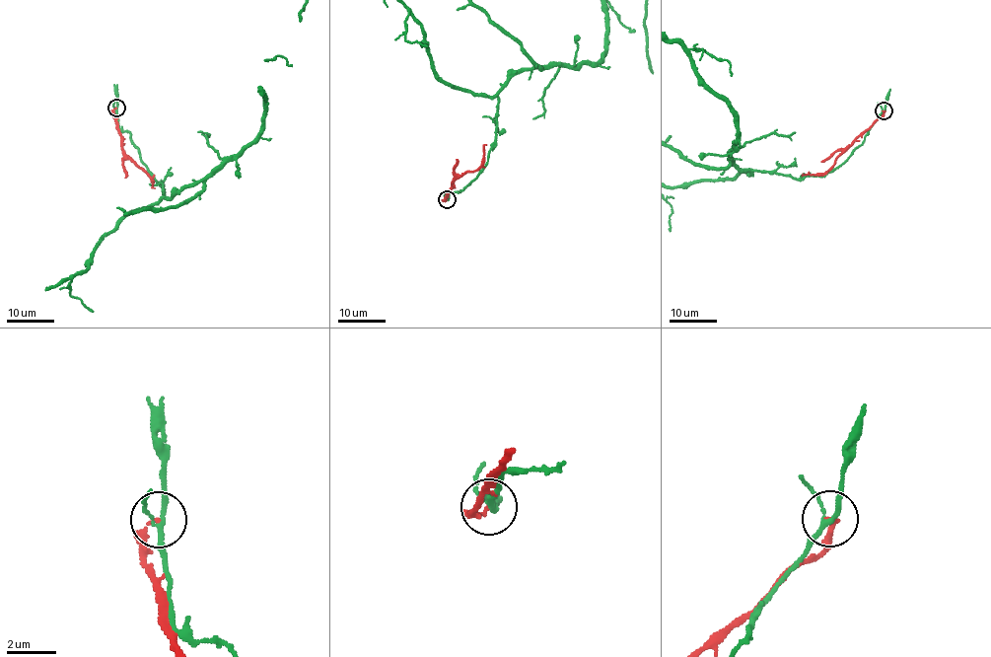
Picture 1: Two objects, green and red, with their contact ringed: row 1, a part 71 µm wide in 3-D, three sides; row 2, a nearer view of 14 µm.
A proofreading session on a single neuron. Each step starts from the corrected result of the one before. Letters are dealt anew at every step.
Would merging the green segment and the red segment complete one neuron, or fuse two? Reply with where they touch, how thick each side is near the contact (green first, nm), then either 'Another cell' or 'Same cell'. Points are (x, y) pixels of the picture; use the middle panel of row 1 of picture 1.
Place: (447, 199). Thickness 160 nm (green) against 110 nm. Another cell

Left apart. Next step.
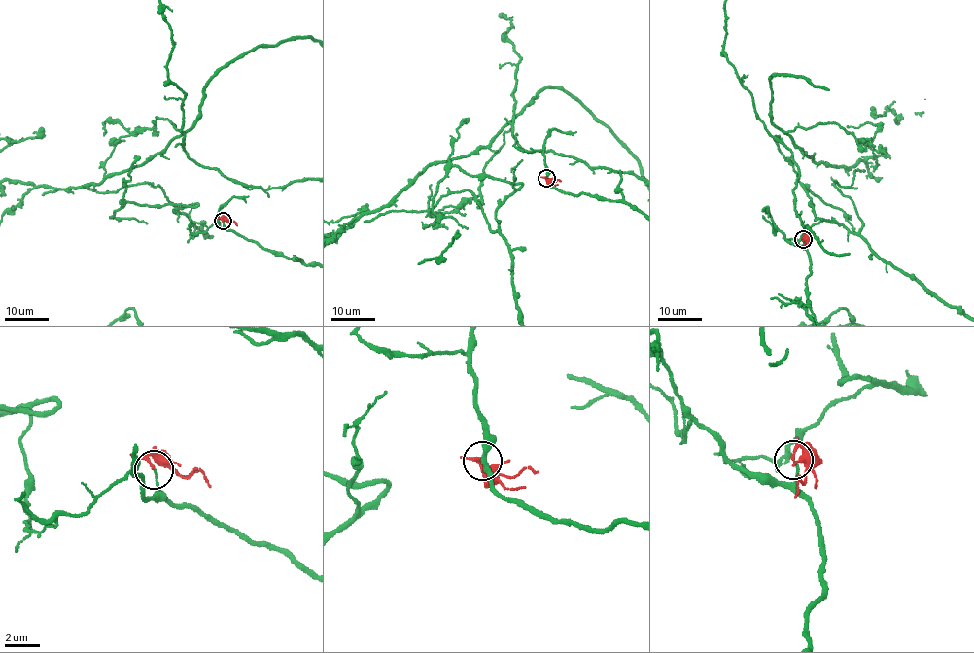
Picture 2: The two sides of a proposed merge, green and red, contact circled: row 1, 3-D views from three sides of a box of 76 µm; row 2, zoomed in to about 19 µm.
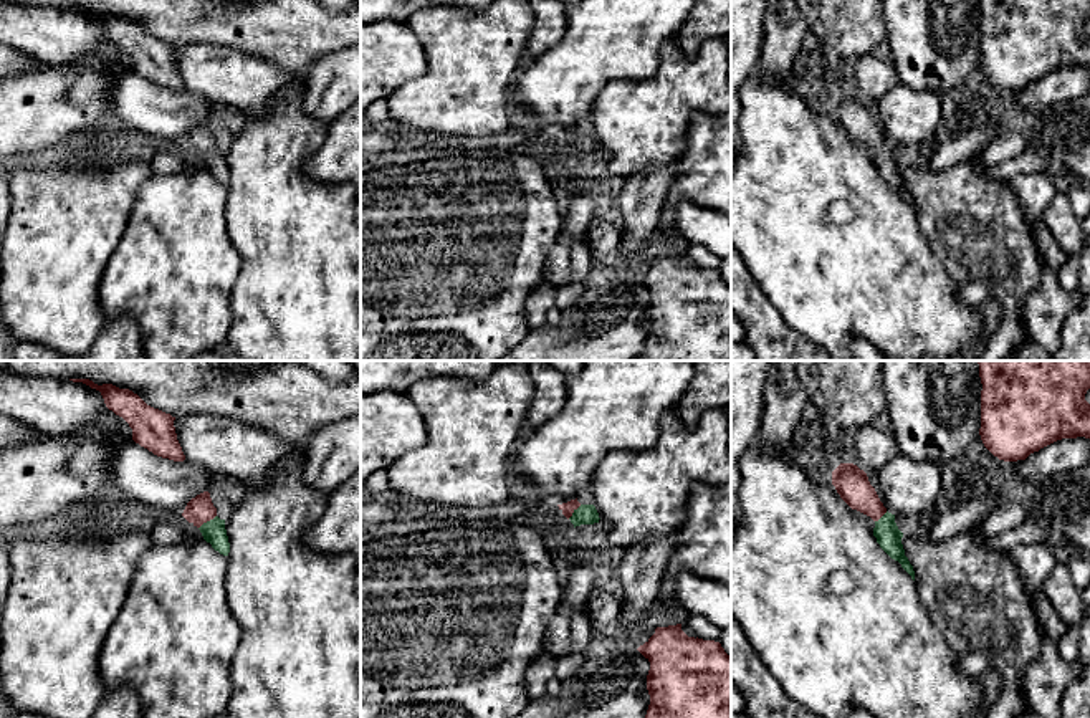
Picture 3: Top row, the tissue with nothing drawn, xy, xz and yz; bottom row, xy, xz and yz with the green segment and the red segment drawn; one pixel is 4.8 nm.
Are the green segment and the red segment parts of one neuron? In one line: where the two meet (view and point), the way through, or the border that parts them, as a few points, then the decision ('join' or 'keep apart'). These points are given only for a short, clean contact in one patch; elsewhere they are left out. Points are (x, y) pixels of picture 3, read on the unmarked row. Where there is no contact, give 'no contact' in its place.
xy (207, 151) | across xy (214, 161), (207, 151), (199, 139) | join

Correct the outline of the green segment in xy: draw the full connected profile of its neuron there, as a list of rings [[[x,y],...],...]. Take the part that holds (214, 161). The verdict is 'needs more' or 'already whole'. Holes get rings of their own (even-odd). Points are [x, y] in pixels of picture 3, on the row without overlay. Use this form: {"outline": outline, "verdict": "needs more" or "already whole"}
{"outline": [[[203,121],[192,127],[182,146],[197,156],[207,172],[223,185],[230,182],[230,172],[225,159],[225,149],[217,146],[217,137],[212,132],[210,122]]], "verdict": "needs more"}

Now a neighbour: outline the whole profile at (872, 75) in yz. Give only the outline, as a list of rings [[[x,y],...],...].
[[[887,41],[849,65],[850,89],[865,103],[880,101],[898,81],[896,66]]]

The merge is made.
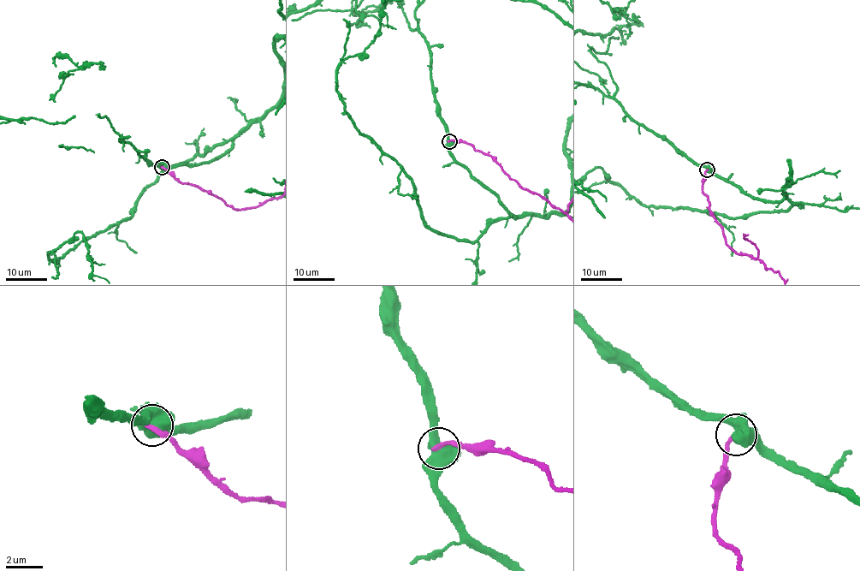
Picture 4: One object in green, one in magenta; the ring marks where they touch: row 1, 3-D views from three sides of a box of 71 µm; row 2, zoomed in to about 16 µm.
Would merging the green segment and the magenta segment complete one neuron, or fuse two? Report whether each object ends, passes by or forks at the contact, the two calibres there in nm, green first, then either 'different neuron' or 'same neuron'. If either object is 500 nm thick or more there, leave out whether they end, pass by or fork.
calibres 600 and 280 nm; different neuron

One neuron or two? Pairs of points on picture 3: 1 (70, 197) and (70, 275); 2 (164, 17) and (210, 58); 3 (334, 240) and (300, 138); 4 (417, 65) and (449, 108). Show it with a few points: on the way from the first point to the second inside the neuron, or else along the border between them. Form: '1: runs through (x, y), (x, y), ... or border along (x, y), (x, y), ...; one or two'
1: runs through (71, 217), (70, 255); one
2: border along (176, 45), (222, 43), (232, 48); two
3: runs through (310, 215), (293, 199), (293, 162); one
4: border along (414, 33), (424, 50), (427, 68), (392, 95); two

